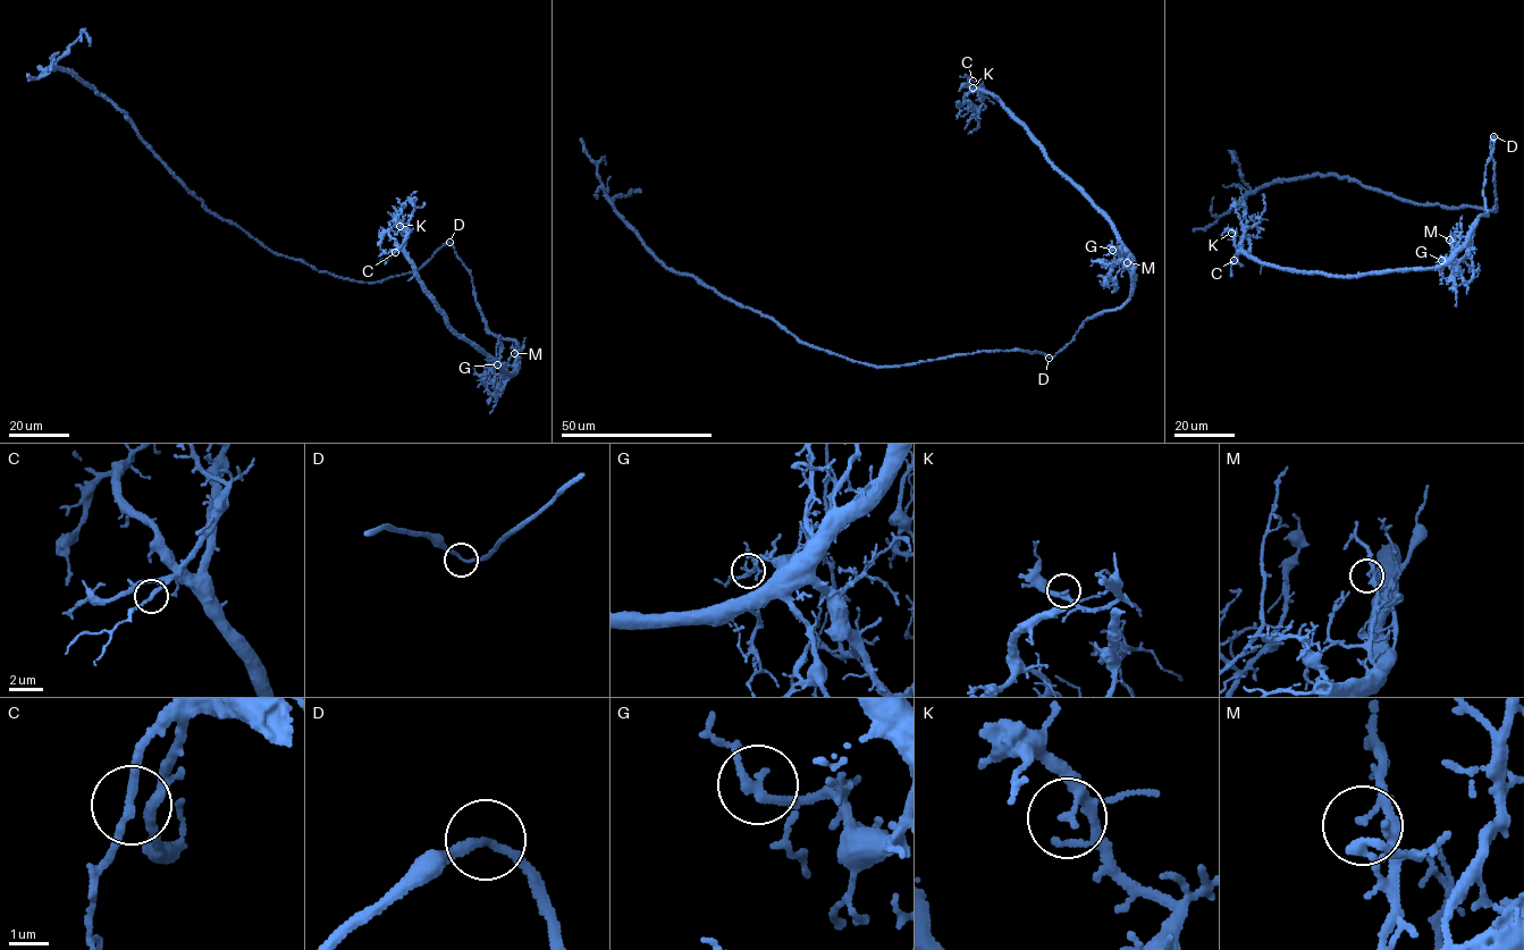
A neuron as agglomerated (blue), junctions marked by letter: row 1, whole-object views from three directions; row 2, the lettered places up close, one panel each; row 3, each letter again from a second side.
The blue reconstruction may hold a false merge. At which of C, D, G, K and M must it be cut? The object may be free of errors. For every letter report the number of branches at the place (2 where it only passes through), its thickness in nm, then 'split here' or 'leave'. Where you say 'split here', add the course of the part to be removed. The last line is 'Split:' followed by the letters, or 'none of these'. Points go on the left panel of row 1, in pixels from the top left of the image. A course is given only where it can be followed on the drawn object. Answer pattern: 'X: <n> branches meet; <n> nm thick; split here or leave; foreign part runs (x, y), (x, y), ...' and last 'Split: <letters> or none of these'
C: 2 branches meet; 200 nm thick; leave
D: 2 branches meet; 200 nm thick; leave
G: 2 branches meet; 240 nm thick; leave
K: 2 branches meet; 150 nm thick; leave
M: 2 branches meet; 150 nm thick; leave
Split: none of these

